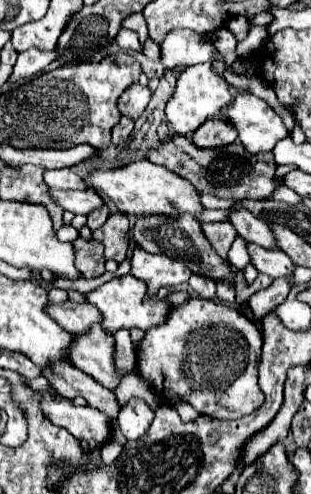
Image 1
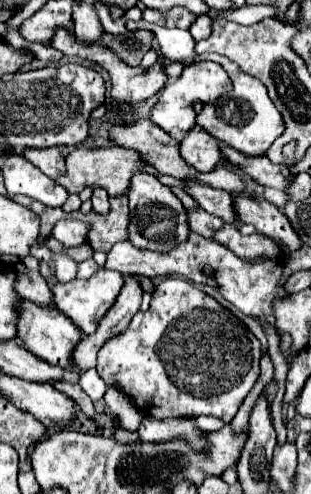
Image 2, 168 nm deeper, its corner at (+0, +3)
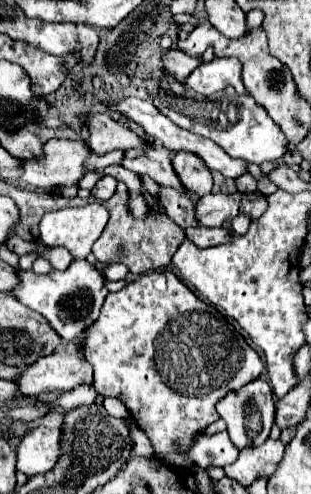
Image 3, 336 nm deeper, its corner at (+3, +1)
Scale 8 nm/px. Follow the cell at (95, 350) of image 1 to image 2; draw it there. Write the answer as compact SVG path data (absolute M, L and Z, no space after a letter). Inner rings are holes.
M21 300L21 322L17 322L17 340L21 340L21 344L37 358L49 362L51 366L71 368L71 352L81 338L81 330L55 308L43 308L29 300Z

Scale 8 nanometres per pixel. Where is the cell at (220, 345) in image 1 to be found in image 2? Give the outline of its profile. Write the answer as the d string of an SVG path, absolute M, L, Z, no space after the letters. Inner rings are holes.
M165 278L153 288L151 306L145 312L137 312L127 330L113 336L99 350L97 372L107 386L117 386L125 396L129 396L143 416L157 420L215 416L231 422L259 378L259 360L259 340L235 314L193 284L179 278Z

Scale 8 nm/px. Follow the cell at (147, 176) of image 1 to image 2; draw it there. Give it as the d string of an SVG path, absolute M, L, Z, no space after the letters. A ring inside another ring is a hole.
M121 146L111 148L75 148L65 156L67 174L57 178L57 182L69 192L79 194L83 188L105 188L109 196L119 196L129 190L131 176L137 172L137 166L143 164L141 156L135 150L125 150Z

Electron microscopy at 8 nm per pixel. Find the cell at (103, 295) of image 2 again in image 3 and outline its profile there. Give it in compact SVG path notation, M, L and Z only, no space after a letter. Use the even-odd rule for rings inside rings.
M74 260L64 272L52 270L38 276L32 270L20 270L20 276L22 288L14 292L14 296L22 300L22 304L26 304L28 308L34 308L34 312L42 314L50 322L50 326L62 336L64 342L78 338L90 324L98 320L100 308L108 294L104 274L88 260Z

